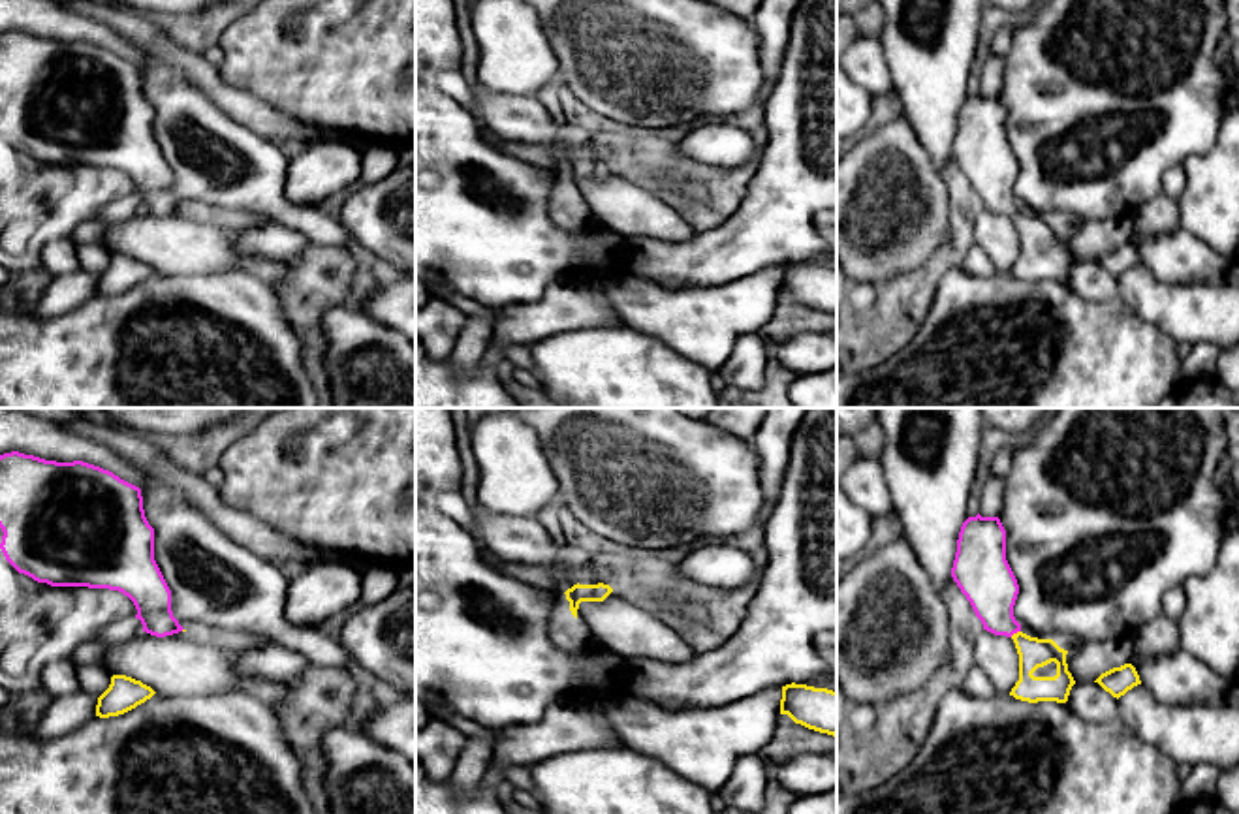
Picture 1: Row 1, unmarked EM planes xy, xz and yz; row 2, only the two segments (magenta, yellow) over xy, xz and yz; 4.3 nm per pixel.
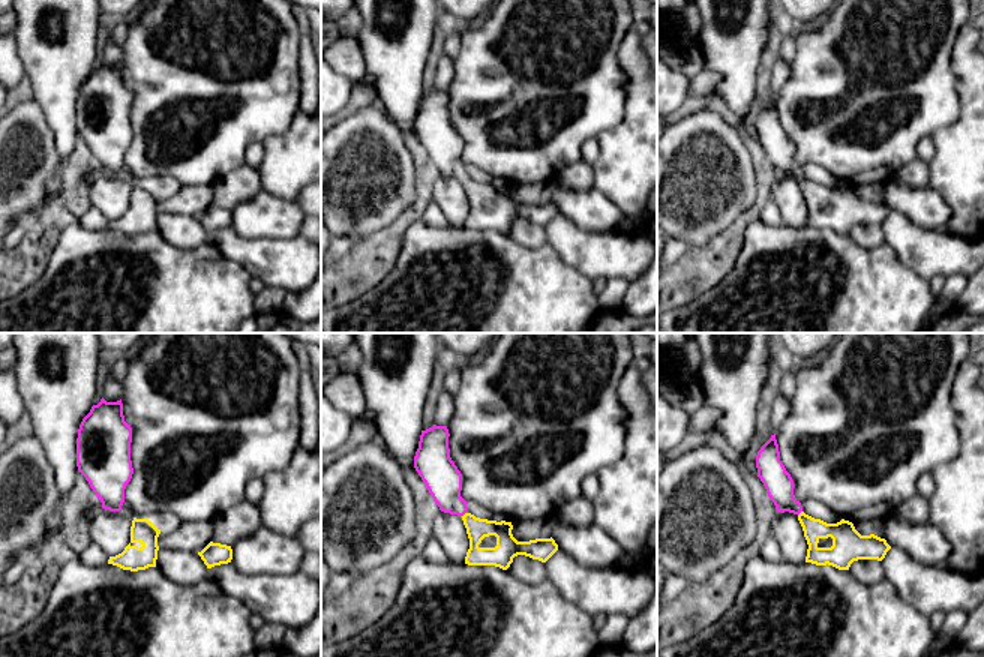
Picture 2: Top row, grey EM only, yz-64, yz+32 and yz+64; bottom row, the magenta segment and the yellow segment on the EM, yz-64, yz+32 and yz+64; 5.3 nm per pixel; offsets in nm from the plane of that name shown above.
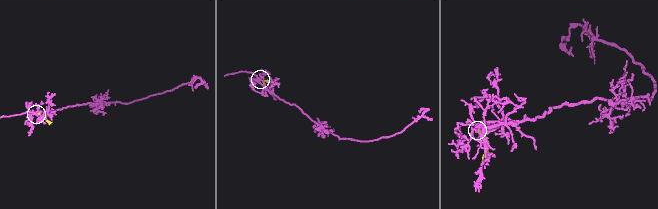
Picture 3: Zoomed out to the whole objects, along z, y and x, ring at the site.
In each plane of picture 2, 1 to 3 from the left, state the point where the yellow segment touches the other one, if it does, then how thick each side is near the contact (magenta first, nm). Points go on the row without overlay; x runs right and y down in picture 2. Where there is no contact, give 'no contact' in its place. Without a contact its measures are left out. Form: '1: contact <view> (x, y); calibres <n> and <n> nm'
1: no contact
2: contact yz+32 (464, 177); calibres 200 and 120 nm
3: contact yz+64 (800, 176); calibres 150 and 120 nm

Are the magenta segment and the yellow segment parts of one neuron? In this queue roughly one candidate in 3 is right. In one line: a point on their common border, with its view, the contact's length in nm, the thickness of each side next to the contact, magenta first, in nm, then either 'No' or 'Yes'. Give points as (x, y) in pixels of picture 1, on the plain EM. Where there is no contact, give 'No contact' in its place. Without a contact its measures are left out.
Touches magenta at yz (1014, 211). Shared border 50 nm. Thickness 220 nm (magenta) against 130 nm. Yes

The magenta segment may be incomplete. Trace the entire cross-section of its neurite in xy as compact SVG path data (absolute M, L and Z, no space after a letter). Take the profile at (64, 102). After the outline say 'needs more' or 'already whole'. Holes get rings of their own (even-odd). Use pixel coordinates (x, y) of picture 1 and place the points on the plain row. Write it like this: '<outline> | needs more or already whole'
M19 30L0 34L0 128L6 139L38 162L51 165L109 167L128 175L141 199L143 211L165 216L184 207L173 196L171 169L154 139L154 107L143 88L141 68L100 45L73 39L56 41Z | already whole

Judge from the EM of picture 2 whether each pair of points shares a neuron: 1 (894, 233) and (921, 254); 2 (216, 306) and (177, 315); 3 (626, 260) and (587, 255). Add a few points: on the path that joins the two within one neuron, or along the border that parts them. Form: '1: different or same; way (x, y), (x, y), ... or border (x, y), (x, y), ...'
1: same; way (900, 234), (915, 248)
2: same; way (207, 306), (186, 306)
3: same; way (617, 255), (596, 255)

